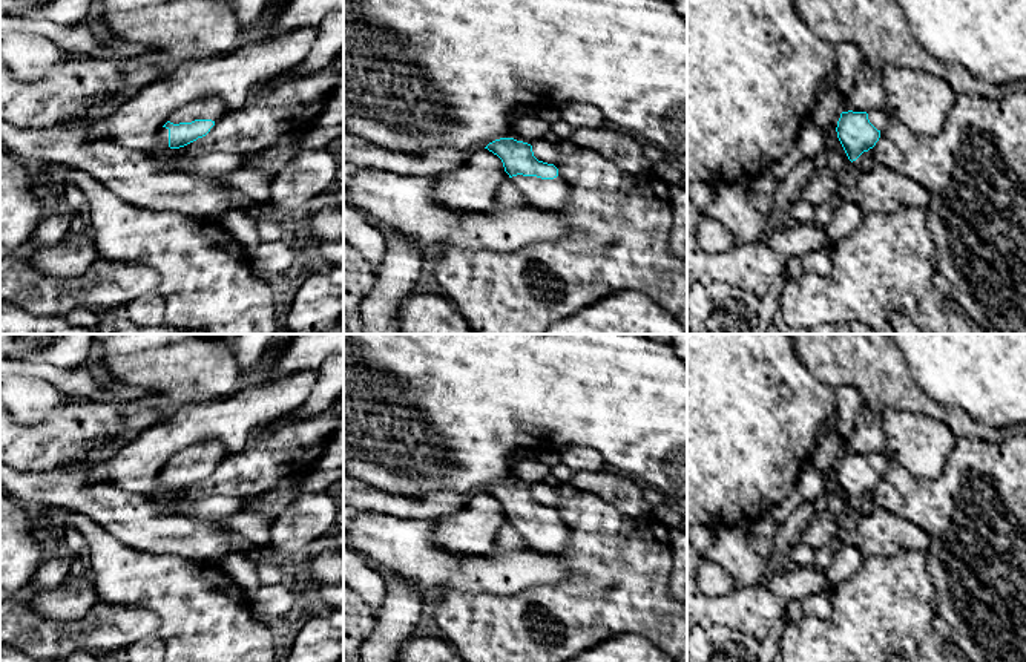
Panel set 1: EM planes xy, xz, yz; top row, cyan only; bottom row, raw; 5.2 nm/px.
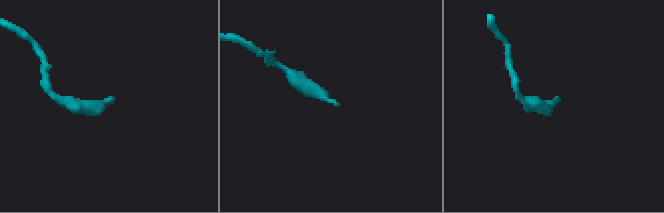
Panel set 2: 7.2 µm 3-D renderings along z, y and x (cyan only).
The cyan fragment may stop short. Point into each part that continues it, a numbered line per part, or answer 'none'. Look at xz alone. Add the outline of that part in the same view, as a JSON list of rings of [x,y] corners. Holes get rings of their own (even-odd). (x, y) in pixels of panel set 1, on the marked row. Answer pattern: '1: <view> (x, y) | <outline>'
1: xz (543, 193) | [[[517,175],[512,176],[511,181],[520,188],[531,205],[543,210],[561,208],[574,192],[560,176],[541,179],[537,176]]]

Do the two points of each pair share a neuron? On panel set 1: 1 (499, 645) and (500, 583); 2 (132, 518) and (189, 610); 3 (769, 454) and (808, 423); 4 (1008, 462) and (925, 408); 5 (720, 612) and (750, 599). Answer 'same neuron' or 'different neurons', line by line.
1: different neurons
2: different neurons
3: same neuron
4: different neurons
5: same neuron

